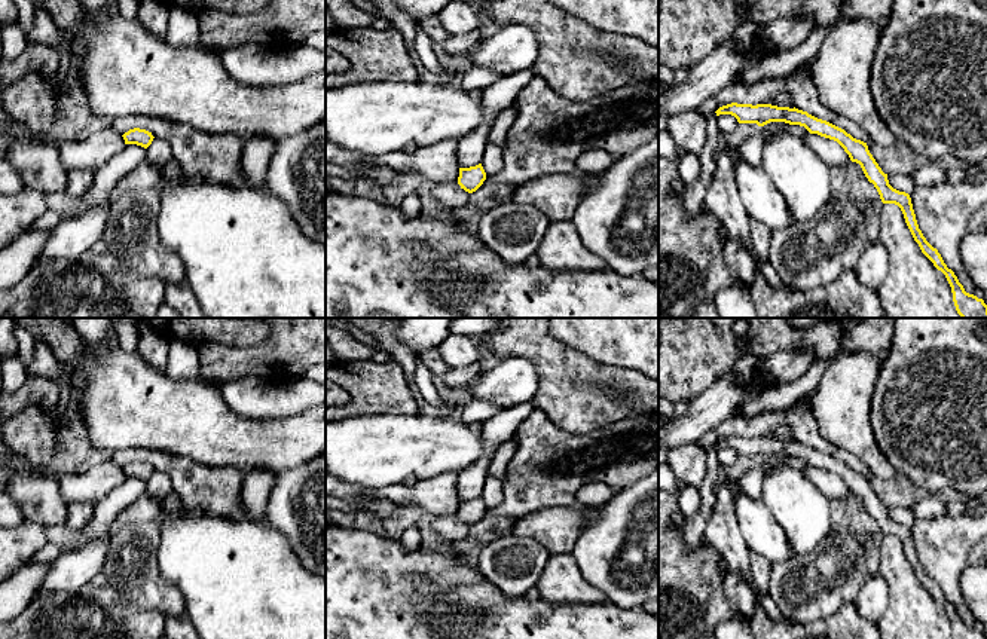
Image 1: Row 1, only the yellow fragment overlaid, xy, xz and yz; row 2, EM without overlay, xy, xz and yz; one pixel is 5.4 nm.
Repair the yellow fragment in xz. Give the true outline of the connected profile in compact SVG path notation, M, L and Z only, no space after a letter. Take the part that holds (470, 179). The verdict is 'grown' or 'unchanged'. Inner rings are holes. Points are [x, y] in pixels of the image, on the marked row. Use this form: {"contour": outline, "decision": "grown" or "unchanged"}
{"contour": "M482 163L470 168L459 168L458 184L468 193L476 192L486 180Z", "decision": "unchanged"}

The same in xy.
{"contour": "M140 128L129 129L122 137L125 140L125 144L137 144L137 146L141 146L144 149L147 149L155 138L152 135L152 132L149 132L146 129L140 129Z", "decision": "unchanged"}

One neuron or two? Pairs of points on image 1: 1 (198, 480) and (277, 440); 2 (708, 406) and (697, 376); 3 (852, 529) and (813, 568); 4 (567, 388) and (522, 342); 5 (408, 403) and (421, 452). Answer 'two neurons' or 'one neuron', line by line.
1: two neurons
2: two neurons
3: one neuron
4: one neuron
5: two neurons

